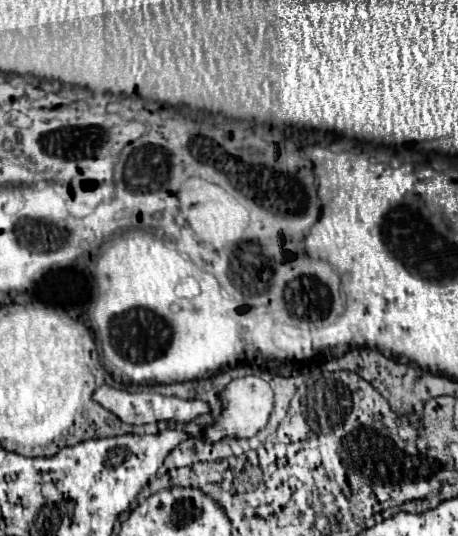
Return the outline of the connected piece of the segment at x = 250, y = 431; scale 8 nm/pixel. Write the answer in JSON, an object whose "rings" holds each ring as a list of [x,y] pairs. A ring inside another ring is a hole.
{"rings":[[[242,376],[236,378],[232,382],[226,384],[226,388],[220,390],[220,400],[222,400],[222,410],[220,414],[214,418],[212,426],[206,426],[204,430],[200,430],[194,438],[206,440],[206,442],[218,442],[222,438],[252,438],[258,430],[262,430],[268,422],[268,416],[274,408],[274,394],[272,388],[266,380],[258,378],[258,376]]]}

